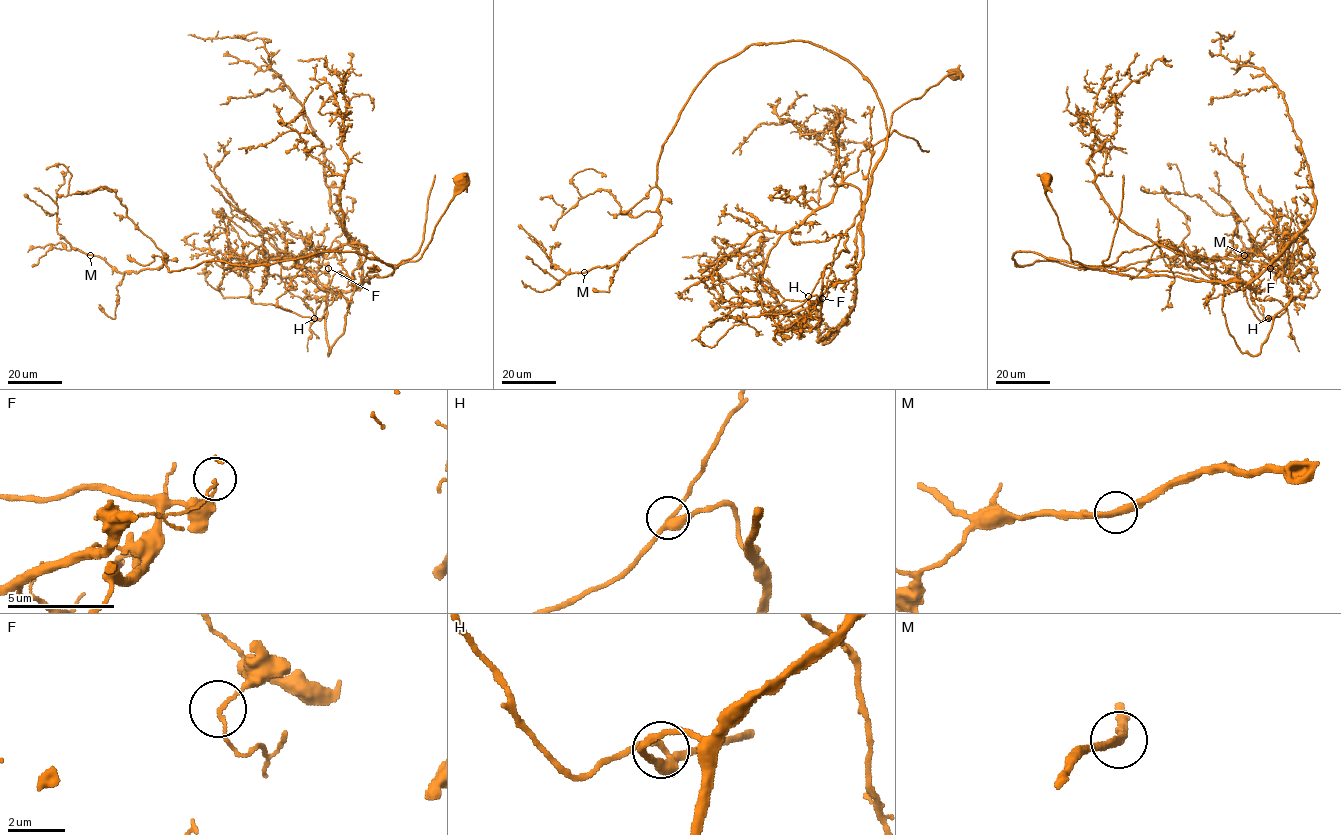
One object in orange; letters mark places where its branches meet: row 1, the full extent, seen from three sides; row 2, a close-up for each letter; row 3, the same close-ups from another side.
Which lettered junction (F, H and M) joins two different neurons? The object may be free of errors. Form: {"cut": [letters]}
{"cut": ["F"]}

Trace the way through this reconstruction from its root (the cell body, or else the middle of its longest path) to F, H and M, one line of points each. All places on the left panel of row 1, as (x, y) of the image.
F: (462, 177), (462, 189), (418, 259), (347, 291), (333, 292), (319, 280), (328, 268)
H: (462, 177), (418, 259), (338, 292), (319, 280), (323, 264), (314, 282), (326, 293), (327, 315), (314, 318)
M: (462, 177), (422, 255), (397, 267), (321, 251), (172, 271), (164, 255), (158, 267), (120, 272), (90, 255)

